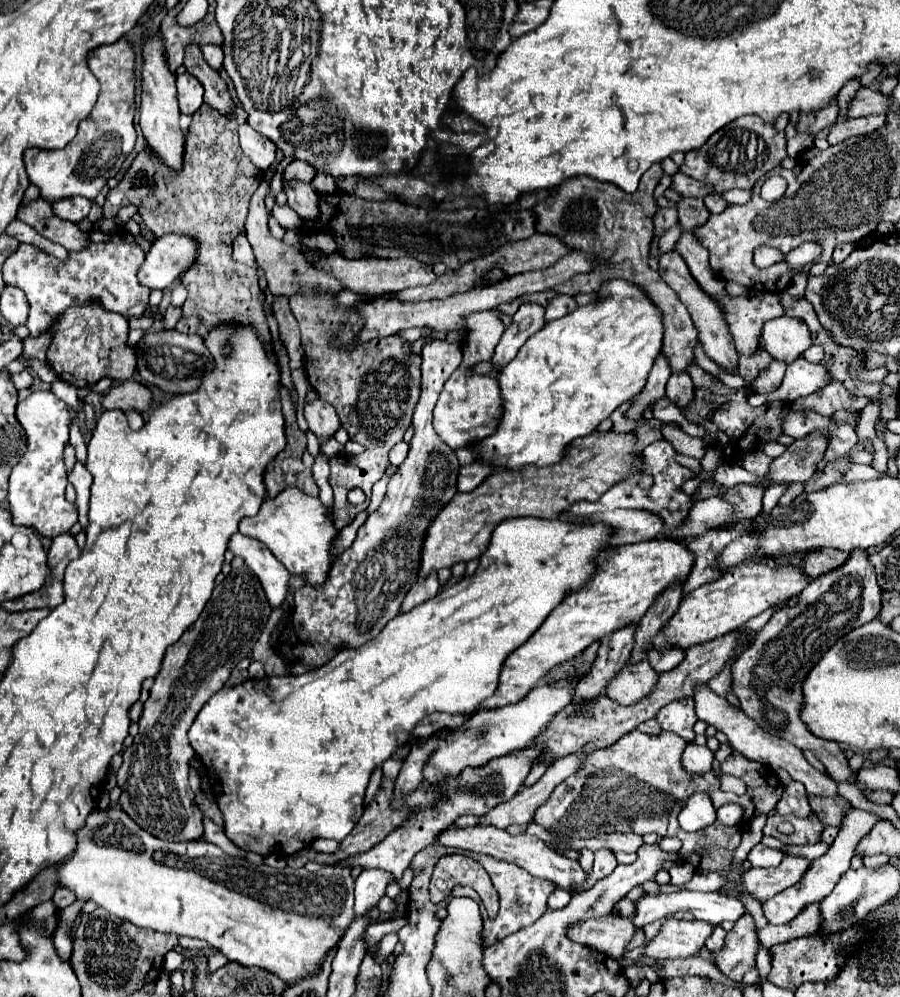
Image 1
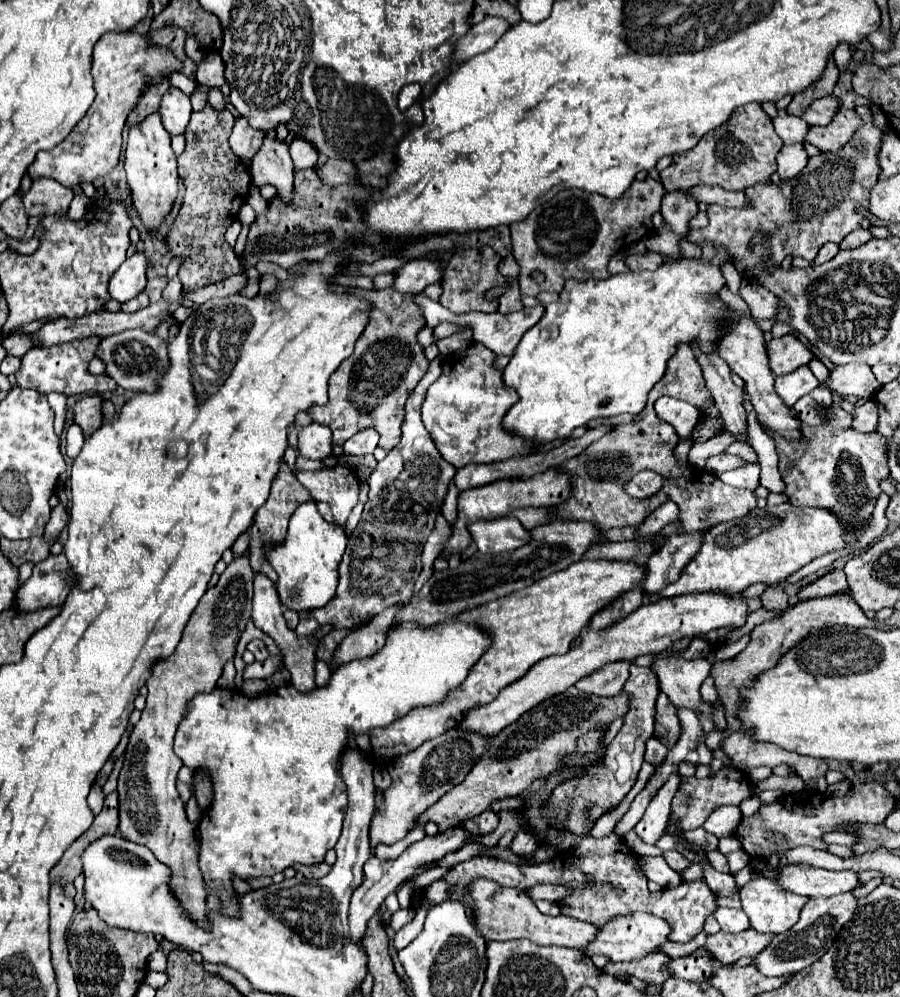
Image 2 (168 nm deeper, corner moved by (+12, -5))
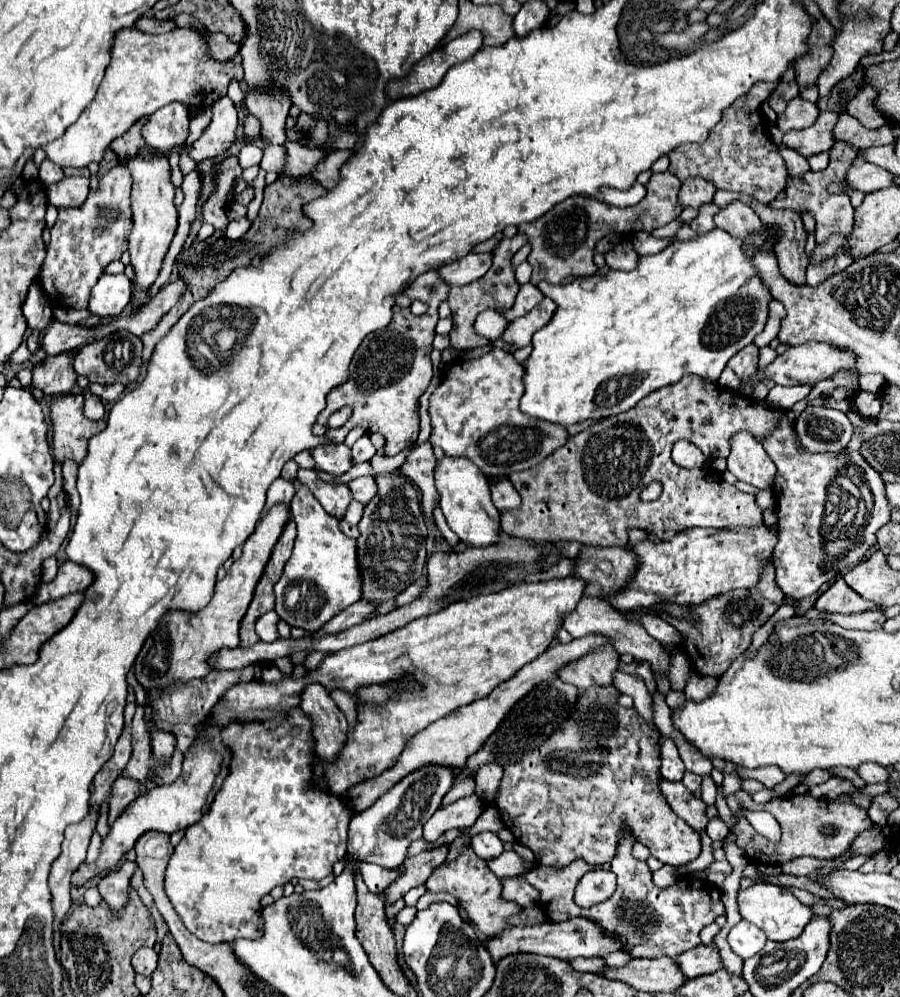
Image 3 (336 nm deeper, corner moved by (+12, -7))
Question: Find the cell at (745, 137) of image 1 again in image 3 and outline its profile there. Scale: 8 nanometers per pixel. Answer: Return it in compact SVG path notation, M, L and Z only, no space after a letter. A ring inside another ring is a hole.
M759 82L749 90L749 94L733 102L733 106L729 106L729 110L725 110L721 120L713 126L709 138L703 144L689 142L685 146L679 146L677 150L671 150L669 170L679 180L699 174L705 180L713 182L717 188L745 192L763 204L773 202L775 196L781 190L785 190L785 182L789 174L779 154L779 148L769 140L765 132L759 108L769 98L769 94L777 88L777 84L779 82Z

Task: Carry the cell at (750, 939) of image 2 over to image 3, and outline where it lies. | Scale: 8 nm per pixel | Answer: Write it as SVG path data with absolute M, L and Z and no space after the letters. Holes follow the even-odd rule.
M703 944L703 946L697 946L697 948L681 954L677 964L679 964L683 976L687 980L691 980L691 978L713 974L715 970L719 970L721 958L719 958L719 952L715 950L713 944L707 944L707 946Z

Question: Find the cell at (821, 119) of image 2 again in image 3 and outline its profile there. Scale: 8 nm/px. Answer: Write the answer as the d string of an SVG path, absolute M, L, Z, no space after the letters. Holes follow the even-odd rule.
M793 98L787 102L787 108L777 116L777 128L781 132L789 130L803 130L805 126L811 126L813 120L817 120L819 108L813 102L807 102L803 98Z

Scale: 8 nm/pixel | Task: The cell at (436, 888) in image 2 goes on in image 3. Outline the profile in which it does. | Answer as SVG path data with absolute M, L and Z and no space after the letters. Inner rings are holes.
M469 844L463 846L461 854L453 862L445 862L445 864L439 864L433 868L433 872L427 880L427 890L453 894L459 900L459 906L463 906L467 910L469 918L473 918L475 928L483 936L493 936L493 934L499 934L501 930L509 928L507 918L511 914L519 912L517 904L501 900L501 880L489 870L485 860L481 860L481 858L477 858L477 854L473 854Z

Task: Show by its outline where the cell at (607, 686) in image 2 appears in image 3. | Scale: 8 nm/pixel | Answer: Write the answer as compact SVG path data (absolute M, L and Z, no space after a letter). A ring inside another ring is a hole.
M599 646L577 662L559 670L559 680L587 690L591 686L611 686L611 676L619 666L619 654L613 646Z

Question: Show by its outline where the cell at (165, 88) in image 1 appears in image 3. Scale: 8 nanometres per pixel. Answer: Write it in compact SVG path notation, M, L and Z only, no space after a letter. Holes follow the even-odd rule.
M149 146L135 156L127 168L133 176L133 192L131 192L131 206L133 206L133 232L129 236L129 256L131 266L135 270L133 278L133 294L131 294L131 312L137 312L145 306L151 296L149 288L159 276L161 262L169 250L169 244L177 230L177 208L173 204L175 188L169 180L169 162L165 158L143 158L143 154L151 152Z

